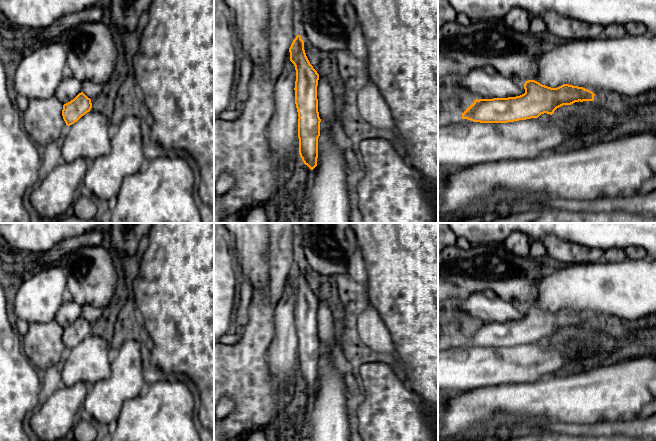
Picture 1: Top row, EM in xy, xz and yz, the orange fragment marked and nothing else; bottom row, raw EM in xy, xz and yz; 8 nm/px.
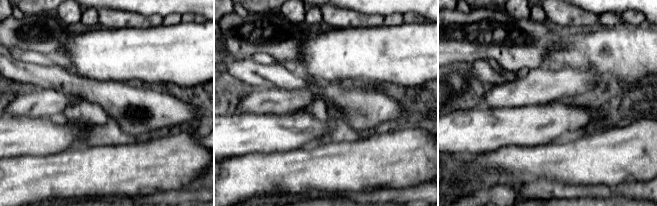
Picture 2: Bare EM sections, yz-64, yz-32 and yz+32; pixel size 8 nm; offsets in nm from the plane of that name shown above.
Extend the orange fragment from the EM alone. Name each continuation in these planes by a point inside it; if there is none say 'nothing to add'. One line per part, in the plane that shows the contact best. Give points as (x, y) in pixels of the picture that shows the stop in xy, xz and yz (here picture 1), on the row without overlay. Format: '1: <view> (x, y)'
nothing to add

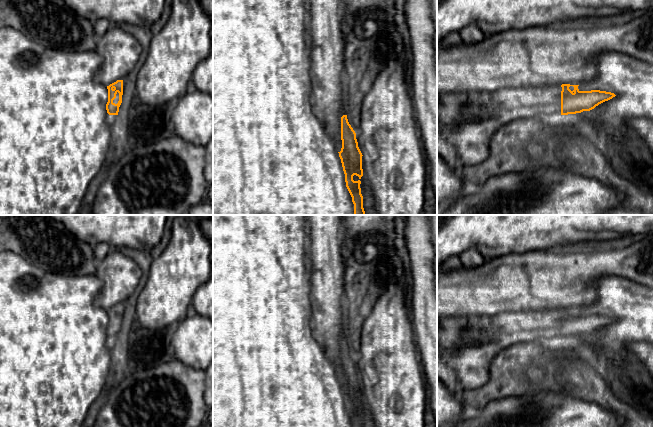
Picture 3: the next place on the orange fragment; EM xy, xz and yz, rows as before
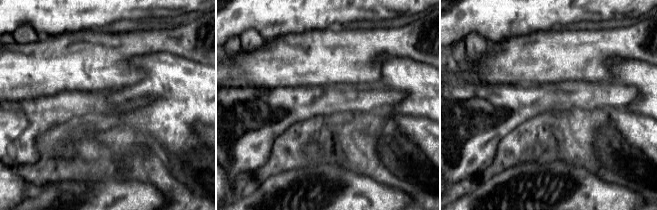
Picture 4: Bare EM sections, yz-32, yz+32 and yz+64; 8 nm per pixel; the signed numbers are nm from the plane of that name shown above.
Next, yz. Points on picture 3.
1: yz (466, 346)

